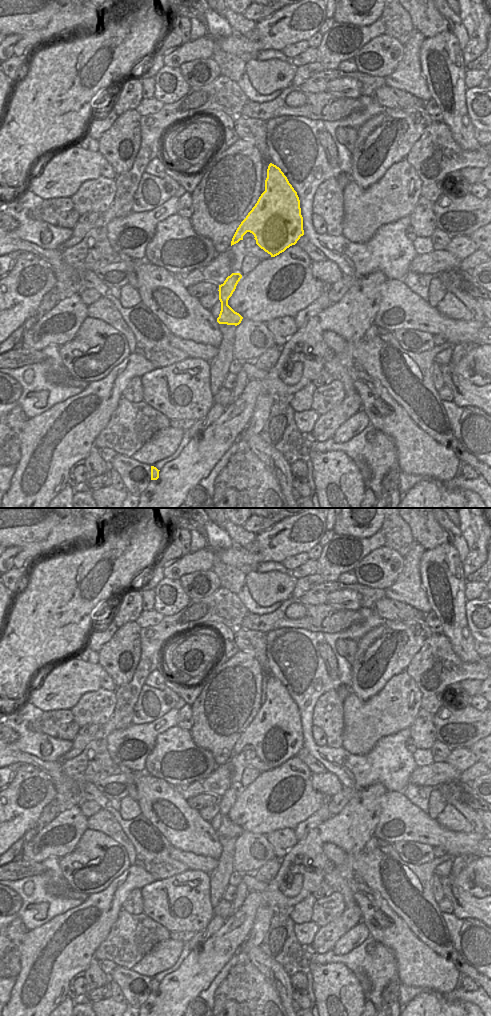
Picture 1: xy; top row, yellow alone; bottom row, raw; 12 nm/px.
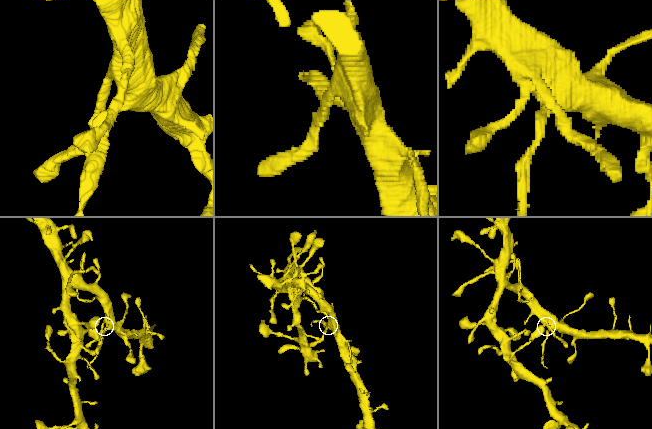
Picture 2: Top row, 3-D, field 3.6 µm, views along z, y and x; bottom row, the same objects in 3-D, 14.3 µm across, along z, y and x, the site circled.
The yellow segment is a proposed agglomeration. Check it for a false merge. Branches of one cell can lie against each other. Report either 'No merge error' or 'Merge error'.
Merge error

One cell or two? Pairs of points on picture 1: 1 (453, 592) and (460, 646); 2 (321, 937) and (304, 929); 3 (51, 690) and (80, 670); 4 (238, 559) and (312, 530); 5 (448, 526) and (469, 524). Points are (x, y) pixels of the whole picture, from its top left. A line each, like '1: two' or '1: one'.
1: one
2: two
3: one
4: one
5: two

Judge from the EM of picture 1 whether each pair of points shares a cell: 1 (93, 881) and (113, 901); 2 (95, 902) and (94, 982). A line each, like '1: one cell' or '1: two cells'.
1: two cells
2: two cells

